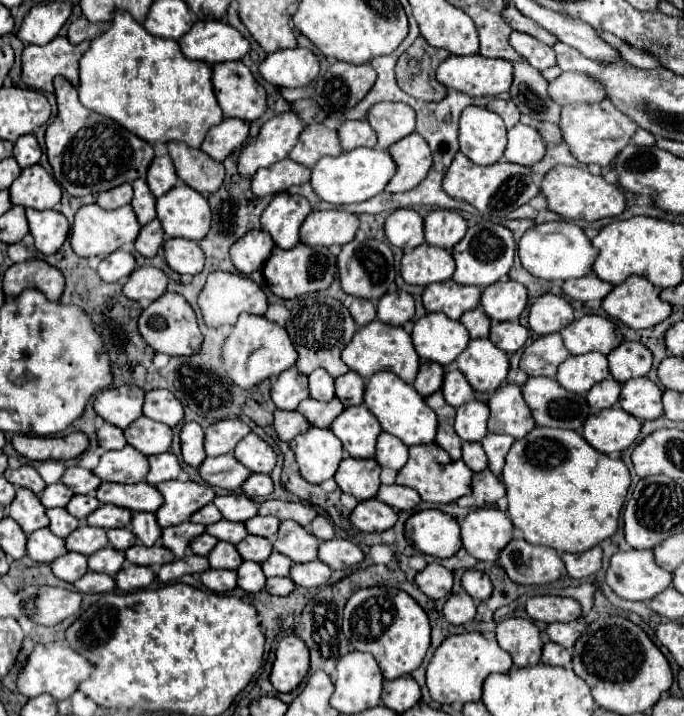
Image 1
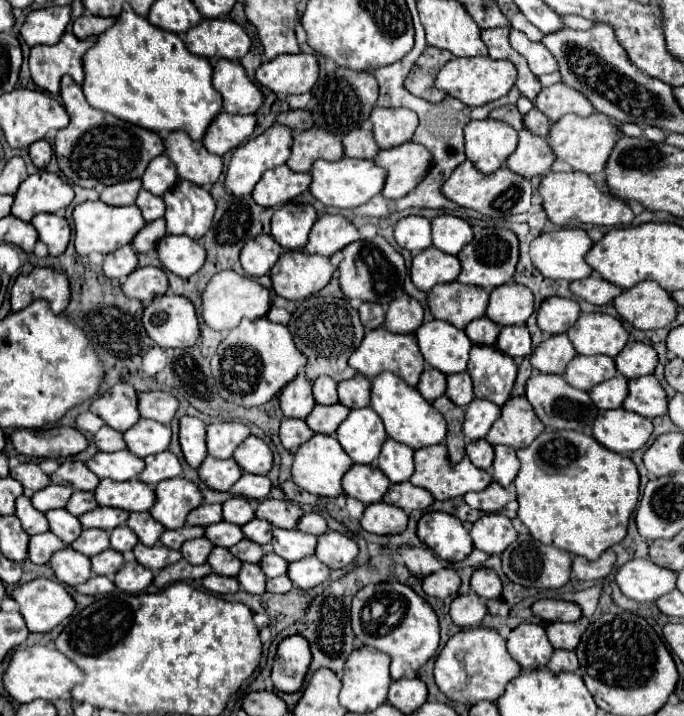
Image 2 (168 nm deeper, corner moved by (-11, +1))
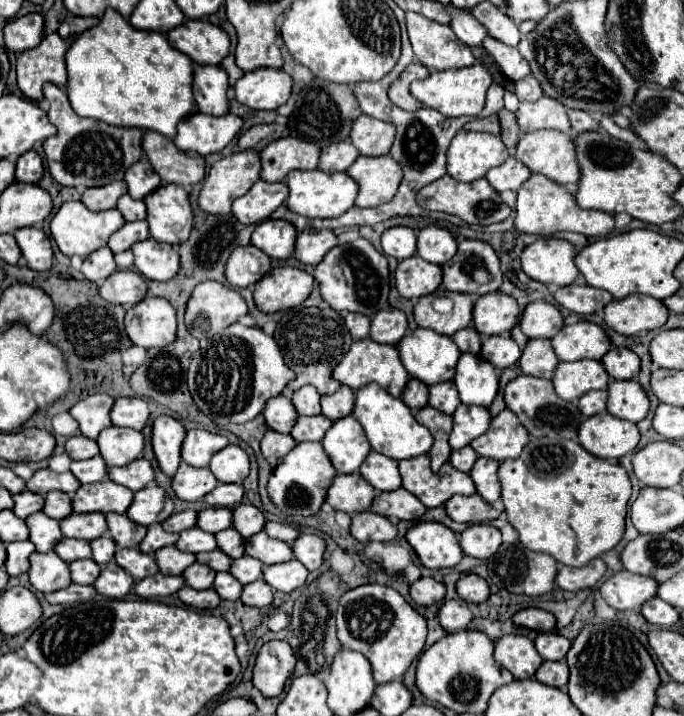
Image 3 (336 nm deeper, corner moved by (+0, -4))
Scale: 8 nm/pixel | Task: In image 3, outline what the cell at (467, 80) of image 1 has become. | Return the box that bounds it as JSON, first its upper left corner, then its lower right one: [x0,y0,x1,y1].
[411,61,493,117]

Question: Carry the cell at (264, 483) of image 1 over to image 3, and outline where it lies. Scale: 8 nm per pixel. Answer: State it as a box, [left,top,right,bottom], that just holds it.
[205,483,245,509]

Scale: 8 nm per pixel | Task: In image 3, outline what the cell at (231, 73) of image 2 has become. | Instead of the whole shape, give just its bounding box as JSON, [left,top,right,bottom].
[193,65,229,117]

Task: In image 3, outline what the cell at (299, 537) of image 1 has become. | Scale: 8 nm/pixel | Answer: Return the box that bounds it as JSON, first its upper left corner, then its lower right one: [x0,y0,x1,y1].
[245,531,295,565]

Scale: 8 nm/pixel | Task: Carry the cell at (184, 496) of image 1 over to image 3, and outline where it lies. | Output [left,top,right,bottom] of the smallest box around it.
[127,483,173,525]

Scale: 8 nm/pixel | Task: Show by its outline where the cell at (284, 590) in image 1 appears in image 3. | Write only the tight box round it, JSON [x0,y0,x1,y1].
[241,579,273,607]

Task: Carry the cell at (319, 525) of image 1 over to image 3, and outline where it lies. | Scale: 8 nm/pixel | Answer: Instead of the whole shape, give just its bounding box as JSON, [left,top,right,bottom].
[265,521,299,545]

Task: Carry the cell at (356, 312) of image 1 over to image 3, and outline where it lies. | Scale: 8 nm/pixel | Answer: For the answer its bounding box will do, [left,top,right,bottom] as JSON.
[345,313,371,339]

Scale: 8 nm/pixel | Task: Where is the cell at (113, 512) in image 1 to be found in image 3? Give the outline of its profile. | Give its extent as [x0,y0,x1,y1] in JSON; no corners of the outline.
[61,513,107,541]

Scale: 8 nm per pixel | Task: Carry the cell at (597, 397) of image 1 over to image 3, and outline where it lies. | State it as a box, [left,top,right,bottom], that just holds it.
[579,389,607,417]

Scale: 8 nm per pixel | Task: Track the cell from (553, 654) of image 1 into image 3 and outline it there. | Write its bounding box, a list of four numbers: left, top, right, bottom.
[535,661,569,689]

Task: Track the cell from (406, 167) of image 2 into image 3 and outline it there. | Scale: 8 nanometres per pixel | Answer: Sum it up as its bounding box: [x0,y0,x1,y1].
[347,155,403,207]

